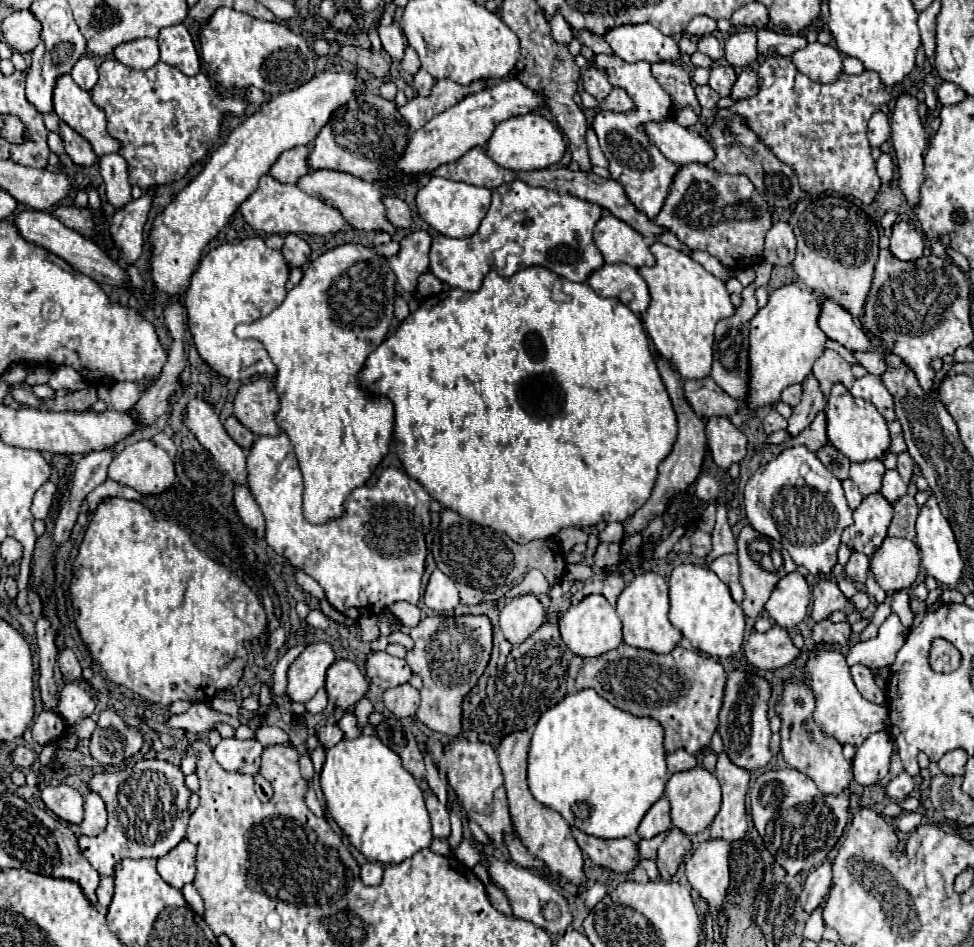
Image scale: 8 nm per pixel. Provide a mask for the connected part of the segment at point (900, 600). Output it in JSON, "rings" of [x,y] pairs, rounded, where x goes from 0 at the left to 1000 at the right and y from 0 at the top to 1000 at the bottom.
{"rings":[[[924,624],[918,628],[916,633],[916,645],[924,652],[924,656],[928,658],[928,662],[936,660],[936,645],[934,645],[934,630],[930,624]]]}

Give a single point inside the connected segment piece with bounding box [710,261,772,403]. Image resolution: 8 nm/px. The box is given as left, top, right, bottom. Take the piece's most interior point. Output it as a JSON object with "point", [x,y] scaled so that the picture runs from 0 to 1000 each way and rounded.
{"point":[749,391]}

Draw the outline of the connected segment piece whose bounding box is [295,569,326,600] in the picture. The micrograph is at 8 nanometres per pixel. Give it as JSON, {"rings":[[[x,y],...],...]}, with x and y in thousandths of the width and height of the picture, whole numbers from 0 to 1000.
{"rings":[[[304,601],[303,609],[306,618],[308,618],[309,621],[320,630],[326,634],[332,634],[335,631],[331,620],[322,611],[314,607],[311,603]]]}

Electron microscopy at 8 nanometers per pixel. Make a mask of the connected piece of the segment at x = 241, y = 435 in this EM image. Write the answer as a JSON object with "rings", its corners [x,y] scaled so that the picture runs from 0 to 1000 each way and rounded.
{"rings":[[[234,440],[232,445],[230,445],[230,453],[232,453],[232,457],[248,472],[248,474],[257,474],[257,470],[261,468],[261,457],[257,455],[257,453],[253,453],[242,440]]]}

